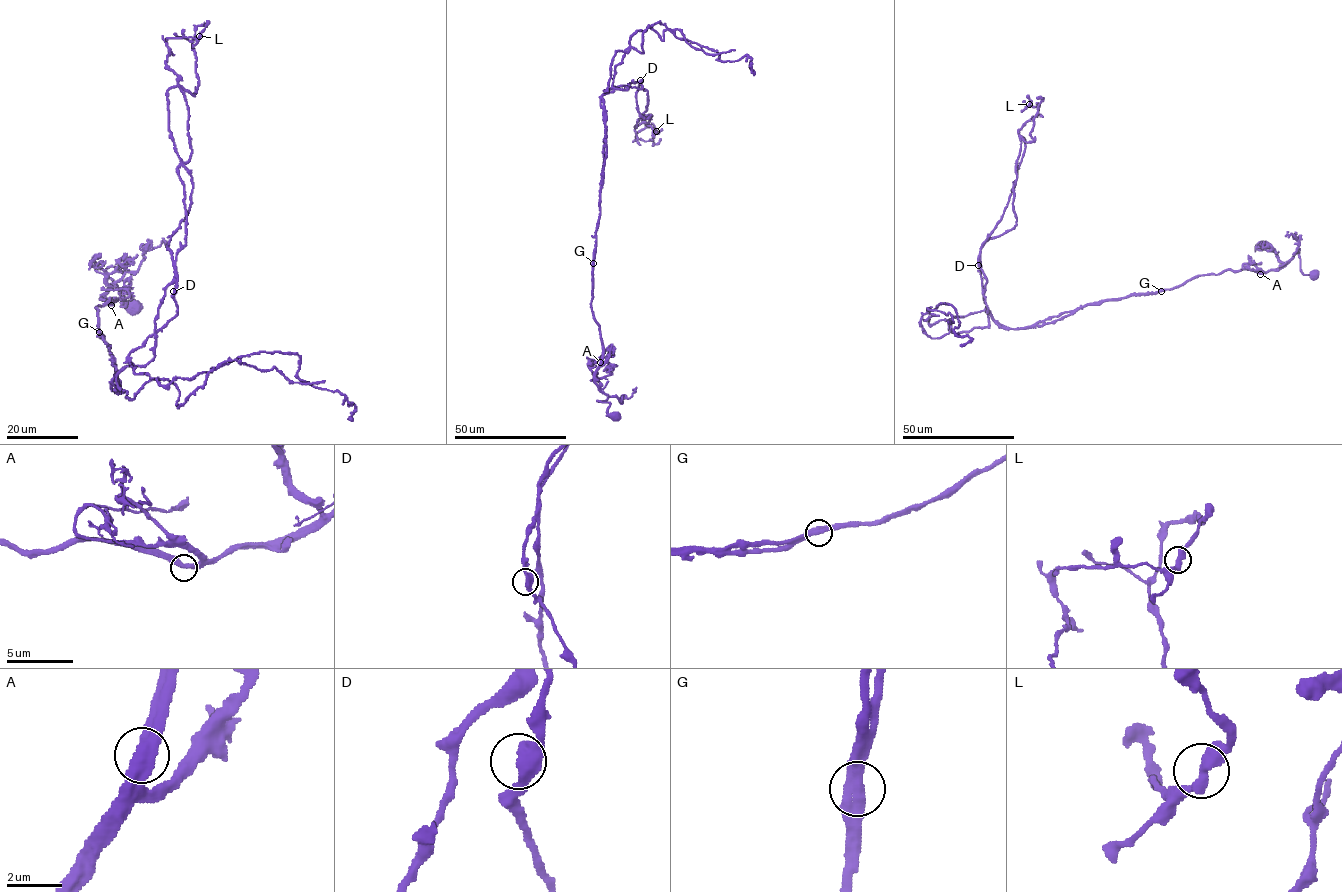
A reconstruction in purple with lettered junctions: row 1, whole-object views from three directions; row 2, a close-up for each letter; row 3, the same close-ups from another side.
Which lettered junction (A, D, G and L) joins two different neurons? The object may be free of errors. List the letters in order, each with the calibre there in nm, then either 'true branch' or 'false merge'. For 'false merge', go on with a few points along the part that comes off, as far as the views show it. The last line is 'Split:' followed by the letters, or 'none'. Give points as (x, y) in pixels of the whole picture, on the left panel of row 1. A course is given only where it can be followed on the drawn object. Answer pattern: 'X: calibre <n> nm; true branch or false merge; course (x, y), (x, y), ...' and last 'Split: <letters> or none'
A: calibre 460 nm; true branch
D: calibre 480 nm; true branch
G: calibre 440 nm; false merge; course (99, 332), (116, 393), (118, 372), (154, 357), (185, 245), (189, 115), (166, 41), (208, 20)
L: calibre 420 nm; true branch
Split: G

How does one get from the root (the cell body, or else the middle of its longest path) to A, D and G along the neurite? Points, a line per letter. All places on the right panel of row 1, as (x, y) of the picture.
A: (1314, 274), (1301, 272), (1299, 249), (1277, 270), (1260, 274)
D: (1314, 274), (1301, 272), (1299, 249), (1277, 270), (1199, 275), (1011, 329), (985, 310), (986, 279), (978, 265)
G: (1314, 274), (1301, 272), (1299, 249), (1277, 270), (1263, 273), (1224, 270), (1161, 291)

